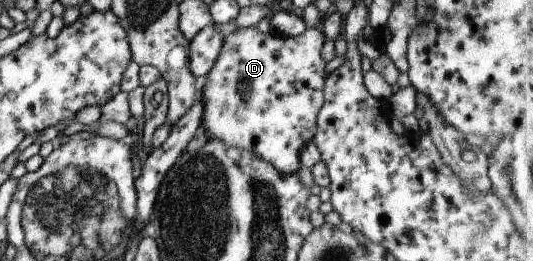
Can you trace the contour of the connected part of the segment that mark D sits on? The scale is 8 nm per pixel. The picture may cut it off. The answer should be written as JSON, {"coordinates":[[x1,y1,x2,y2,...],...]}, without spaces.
{"coordinates":[[251,27,237,28,237,32,229,33,224,38,225,42,223,43,222,51,216,58,214,65,211,66,210,72,202,81,198,82,198,85,202,88,200,92,203,103,203,116,200,124,207,135,207,140,211,137,212,139,220,140,228,147,250,150,255,156,265,159,271,166,274,166,274,169,278,170,282,175,295,173,299,169,299,155,302,148,313,138,317,113,323,104,323,85,327,79,326,63,321,58,321,49,325,40,323,34,312,27,308,27,298,37,289,38,282,37,280,34,273,32,273,30,269,34,262,34,256,27]]}

